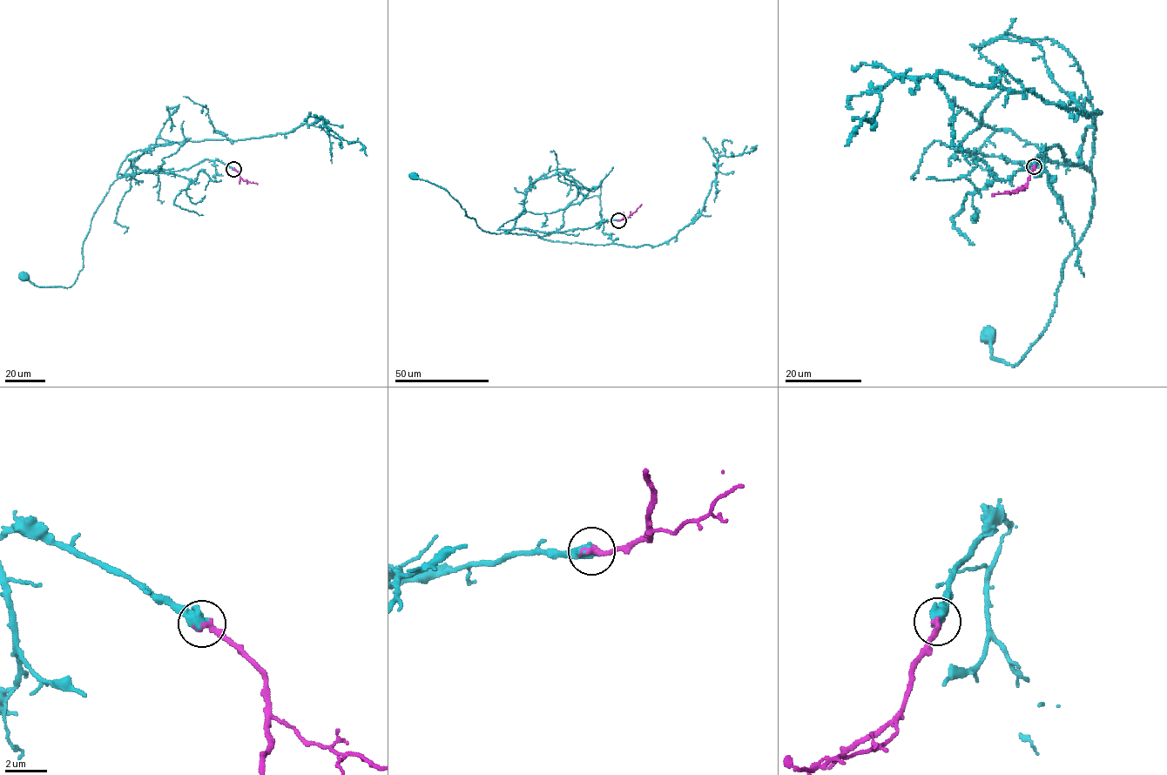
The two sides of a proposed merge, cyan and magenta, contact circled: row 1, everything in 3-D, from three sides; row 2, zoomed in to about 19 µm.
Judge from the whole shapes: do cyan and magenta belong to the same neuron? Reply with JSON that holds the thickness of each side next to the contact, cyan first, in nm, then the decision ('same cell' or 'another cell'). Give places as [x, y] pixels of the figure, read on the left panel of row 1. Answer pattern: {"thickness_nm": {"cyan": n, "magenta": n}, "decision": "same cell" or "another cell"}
{"thickness_nm": {"cyan": 600, "magenta": 360}, "decision": "same cell"}

